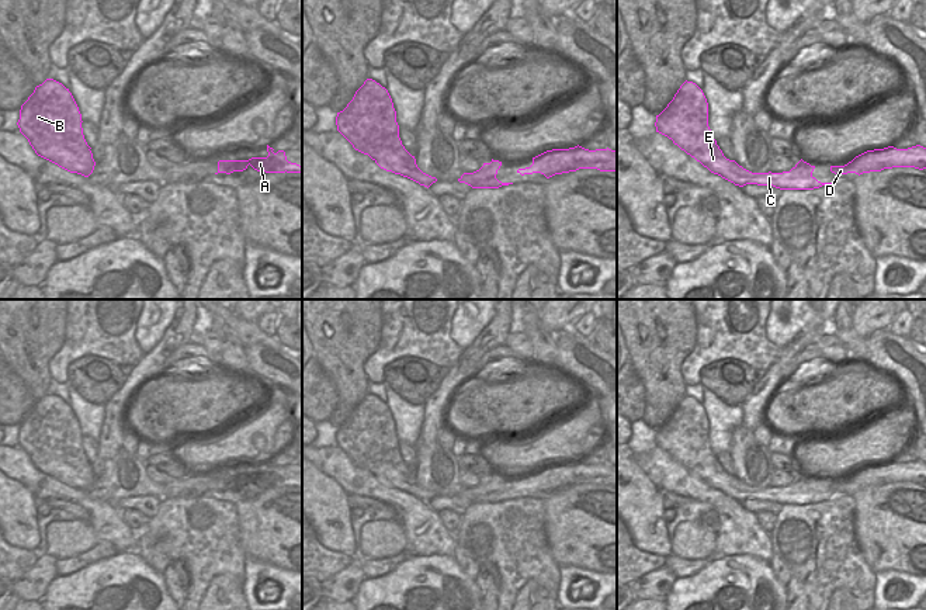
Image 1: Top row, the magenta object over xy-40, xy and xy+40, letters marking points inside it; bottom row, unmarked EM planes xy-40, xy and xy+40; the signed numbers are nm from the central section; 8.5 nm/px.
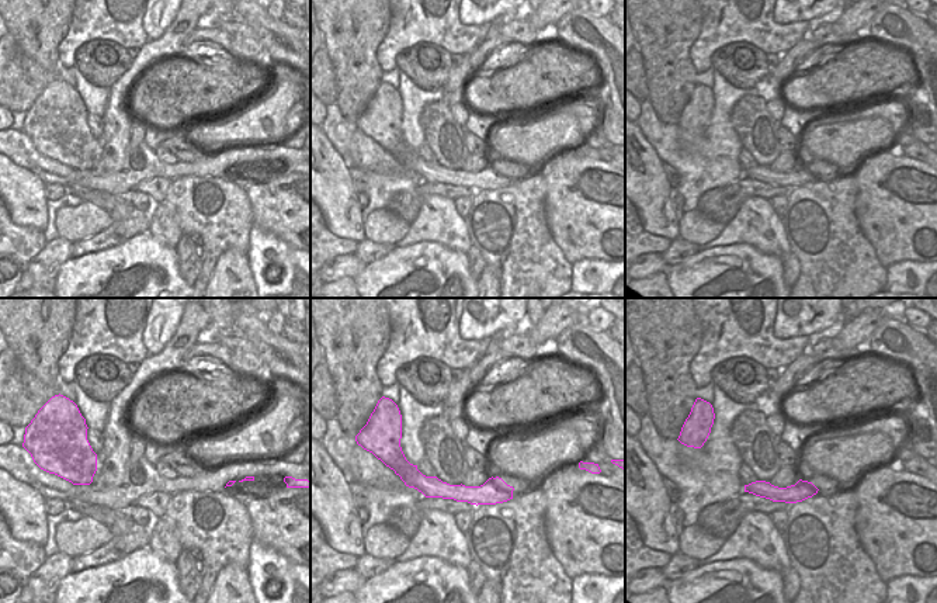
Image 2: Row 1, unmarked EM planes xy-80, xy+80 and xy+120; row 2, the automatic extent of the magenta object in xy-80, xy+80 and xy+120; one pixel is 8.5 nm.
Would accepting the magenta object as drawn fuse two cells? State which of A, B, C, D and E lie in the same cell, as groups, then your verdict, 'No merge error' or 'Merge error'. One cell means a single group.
Groups: A B C D E. No merge error.

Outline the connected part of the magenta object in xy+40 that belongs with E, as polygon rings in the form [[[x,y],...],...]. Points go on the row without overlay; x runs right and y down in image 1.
[[[684,396],[667,422],[656,430],[656,447],[667,451],[711,488],[743,502],[746,499],[773,500],[780,505],[814,505],[835,498],[821,498],[812,486],[815,481],[802,474],[783,488],[752,488],[724,471],[708,441],[708,417],[703,405]]]

